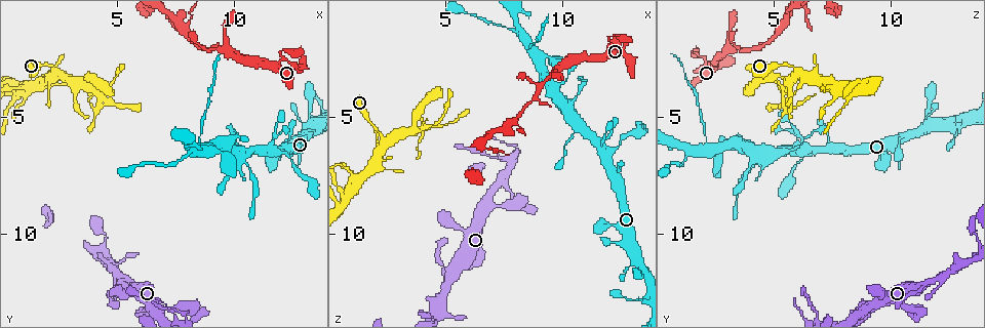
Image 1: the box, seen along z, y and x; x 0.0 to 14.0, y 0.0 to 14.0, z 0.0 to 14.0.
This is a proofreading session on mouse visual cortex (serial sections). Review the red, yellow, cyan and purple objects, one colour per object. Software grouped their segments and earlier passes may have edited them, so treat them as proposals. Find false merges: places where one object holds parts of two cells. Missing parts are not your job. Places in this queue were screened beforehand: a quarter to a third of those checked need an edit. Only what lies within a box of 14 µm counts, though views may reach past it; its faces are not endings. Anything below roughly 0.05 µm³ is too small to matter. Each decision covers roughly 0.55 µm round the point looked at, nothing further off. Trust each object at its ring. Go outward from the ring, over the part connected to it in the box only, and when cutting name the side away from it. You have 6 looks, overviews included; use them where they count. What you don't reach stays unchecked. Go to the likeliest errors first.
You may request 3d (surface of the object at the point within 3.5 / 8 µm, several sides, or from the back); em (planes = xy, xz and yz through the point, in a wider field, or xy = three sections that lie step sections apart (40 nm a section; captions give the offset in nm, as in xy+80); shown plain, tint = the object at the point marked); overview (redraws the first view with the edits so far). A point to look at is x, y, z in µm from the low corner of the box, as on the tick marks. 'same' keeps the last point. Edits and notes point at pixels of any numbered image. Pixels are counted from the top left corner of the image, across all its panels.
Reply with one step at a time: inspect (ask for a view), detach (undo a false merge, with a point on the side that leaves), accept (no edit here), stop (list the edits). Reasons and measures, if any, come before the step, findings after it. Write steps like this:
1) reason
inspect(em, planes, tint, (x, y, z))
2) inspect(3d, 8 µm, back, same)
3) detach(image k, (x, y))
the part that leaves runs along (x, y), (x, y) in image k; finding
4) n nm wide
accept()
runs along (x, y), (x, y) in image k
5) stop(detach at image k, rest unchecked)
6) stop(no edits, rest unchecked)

side arm on a straight run
inspect(3d, 3.5 µm, (7.8, 1.2, 5.3))

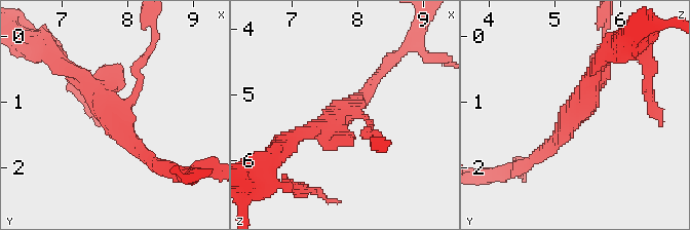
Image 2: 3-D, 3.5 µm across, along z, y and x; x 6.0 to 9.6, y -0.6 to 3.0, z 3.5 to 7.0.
3 arms; arms of 150, 200, 300 nm
inspect(em, xy, step 2, tint, (7.75, 1.25, 5.25))

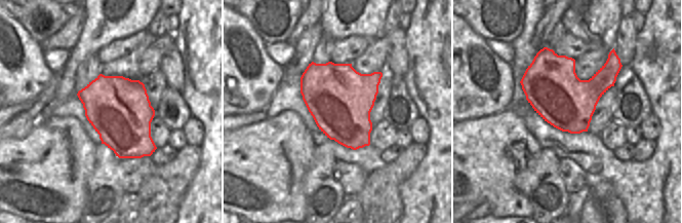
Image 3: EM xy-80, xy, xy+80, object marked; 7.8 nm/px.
accept()
continuous, no second cell

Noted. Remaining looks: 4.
side arm on a straight run
inspect(3d, 3.5 µm, (4.3, 4.0, 5.5))

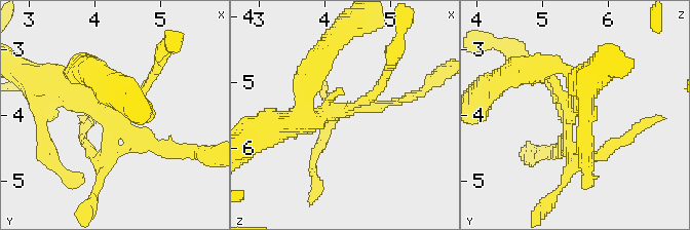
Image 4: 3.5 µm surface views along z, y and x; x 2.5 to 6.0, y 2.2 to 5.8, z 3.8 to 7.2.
shape alone is not enough
inspect(em, xy, step 1, tint, (4.25, 4.05, 5.45))

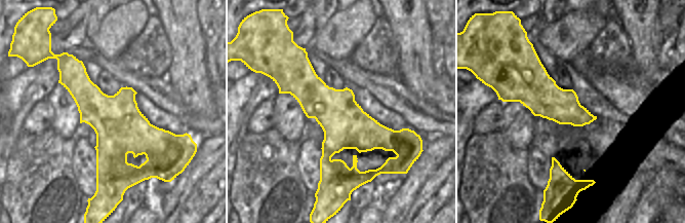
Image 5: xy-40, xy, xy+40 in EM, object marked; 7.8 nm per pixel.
accept()
runs along (305, 56), (333, 180) in image 5; continuous, no second cell

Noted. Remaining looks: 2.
inspect(3d, 3.5 µm, (10.7, 7.3, 3.8))

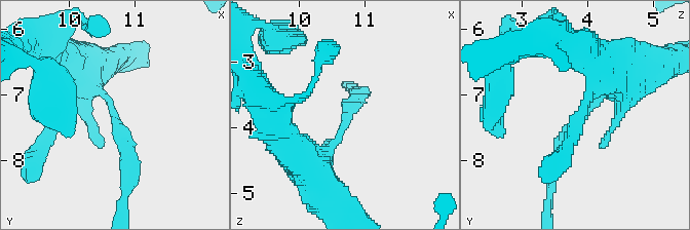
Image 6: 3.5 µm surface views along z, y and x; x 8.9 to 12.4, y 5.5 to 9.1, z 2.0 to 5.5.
arms of 200, 300 nm
accept()
runs along (623, 81), (560, 141), (552, 179) in image 6; continuous, no second cell

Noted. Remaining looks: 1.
stop(no edits, rest unchecked)

